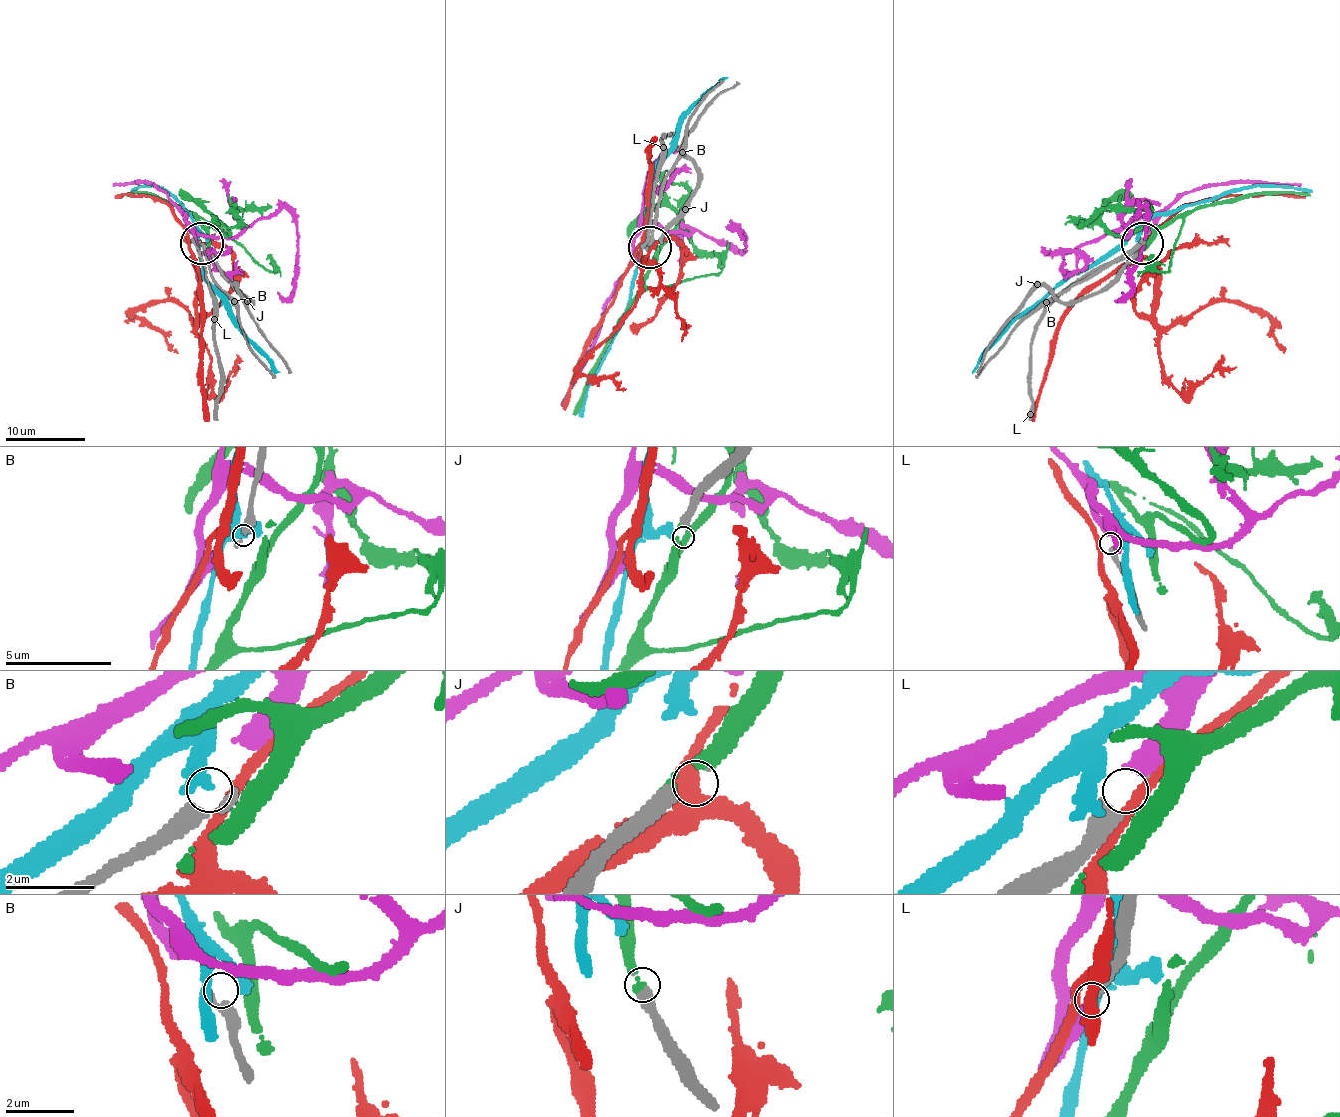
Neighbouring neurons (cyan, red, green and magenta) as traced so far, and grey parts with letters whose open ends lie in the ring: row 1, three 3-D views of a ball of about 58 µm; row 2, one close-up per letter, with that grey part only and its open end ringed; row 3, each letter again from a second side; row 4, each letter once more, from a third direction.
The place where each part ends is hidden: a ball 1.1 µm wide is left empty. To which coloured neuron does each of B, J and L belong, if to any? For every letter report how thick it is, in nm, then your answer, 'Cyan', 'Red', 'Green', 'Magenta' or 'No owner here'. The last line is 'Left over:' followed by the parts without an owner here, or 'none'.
B: Thickness 320 nm. No owner here
J: Thickness 20 nm. Green
L: Thickness 360 nm. Magenta
Left over: B

